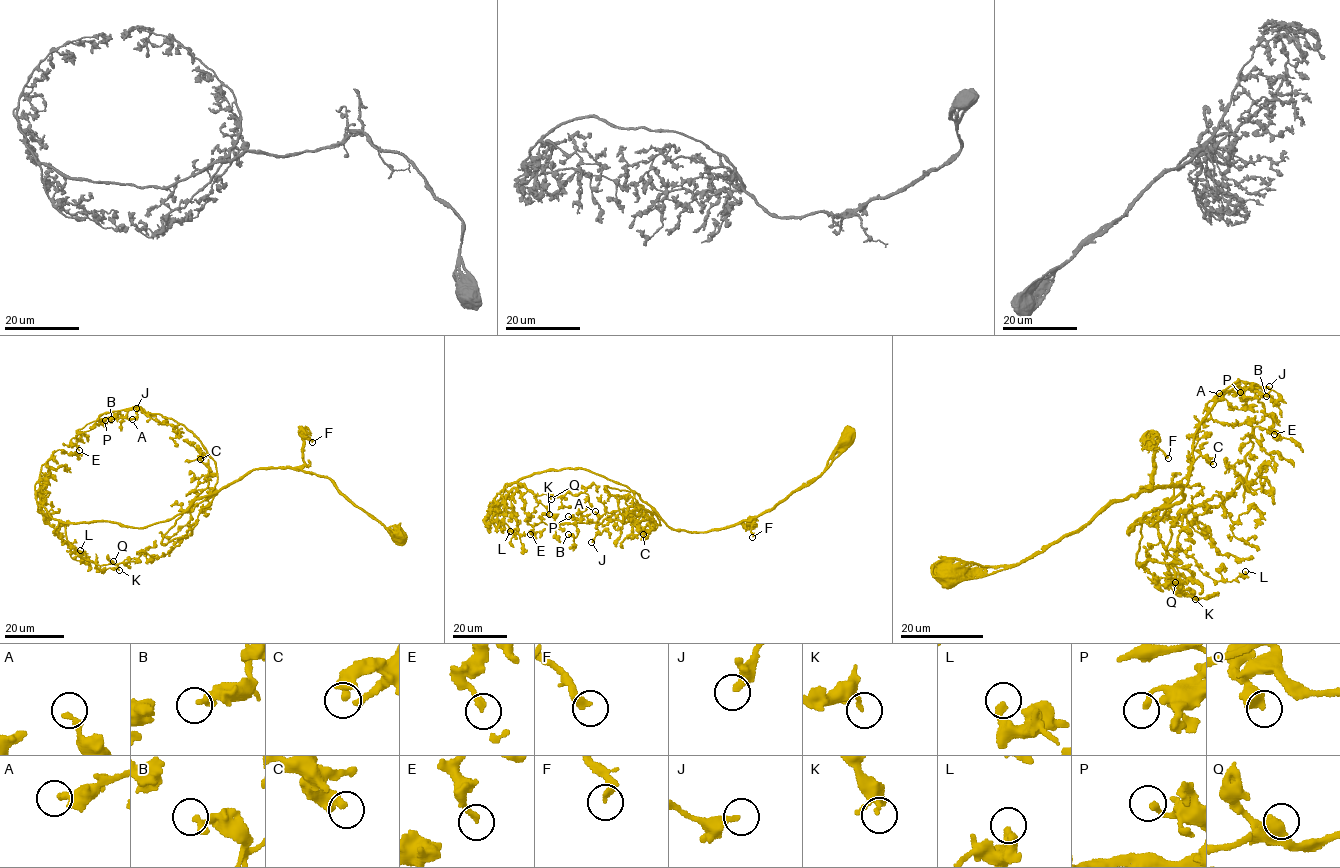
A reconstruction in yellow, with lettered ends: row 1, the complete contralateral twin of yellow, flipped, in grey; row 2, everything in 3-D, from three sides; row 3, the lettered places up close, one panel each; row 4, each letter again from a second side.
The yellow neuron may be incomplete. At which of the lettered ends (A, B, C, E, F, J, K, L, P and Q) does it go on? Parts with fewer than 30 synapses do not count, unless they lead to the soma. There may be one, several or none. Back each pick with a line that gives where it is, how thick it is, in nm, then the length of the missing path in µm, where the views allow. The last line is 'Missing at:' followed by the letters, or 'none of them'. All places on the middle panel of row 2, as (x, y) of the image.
J: place (591, 542); calibre 240 nm; missing 10 µm
Missing at: J

